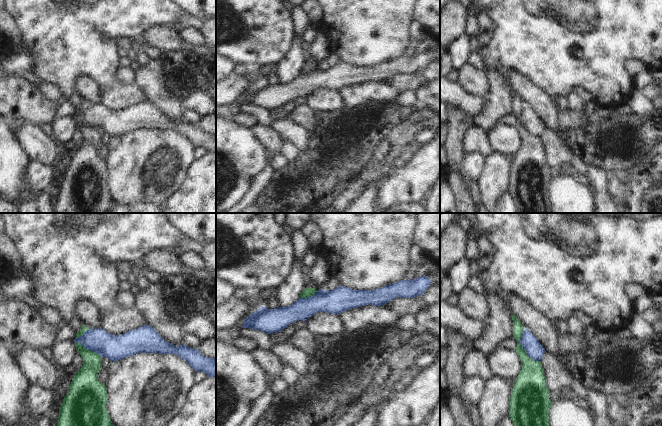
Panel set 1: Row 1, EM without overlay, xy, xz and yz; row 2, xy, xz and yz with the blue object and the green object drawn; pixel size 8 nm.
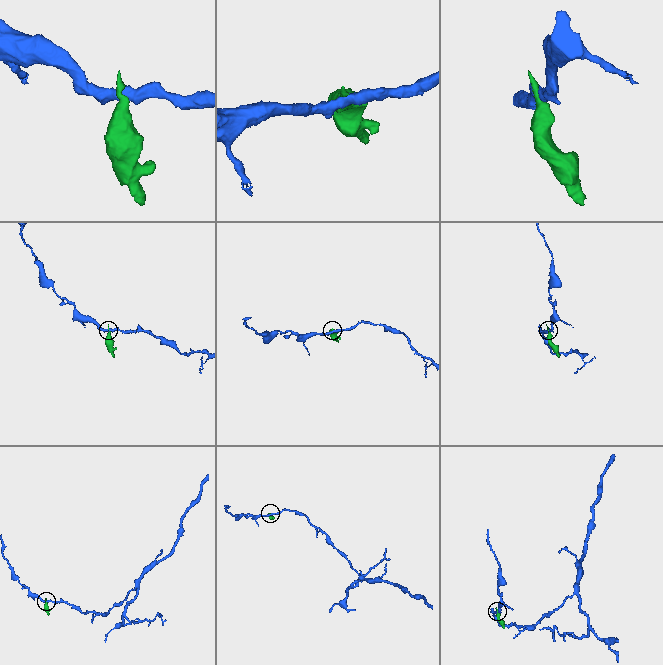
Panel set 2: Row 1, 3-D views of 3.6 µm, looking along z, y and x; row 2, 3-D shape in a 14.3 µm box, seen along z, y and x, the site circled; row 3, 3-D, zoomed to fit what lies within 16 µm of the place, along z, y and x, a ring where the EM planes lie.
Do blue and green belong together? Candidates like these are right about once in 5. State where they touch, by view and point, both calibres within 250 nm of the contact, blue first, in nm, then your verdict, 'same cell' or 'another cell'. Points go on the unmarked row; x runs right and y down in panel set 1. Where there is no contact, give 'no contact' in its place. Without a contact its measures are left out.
contact yz (523, 124); calibres 140 and 220 nm; another cell

